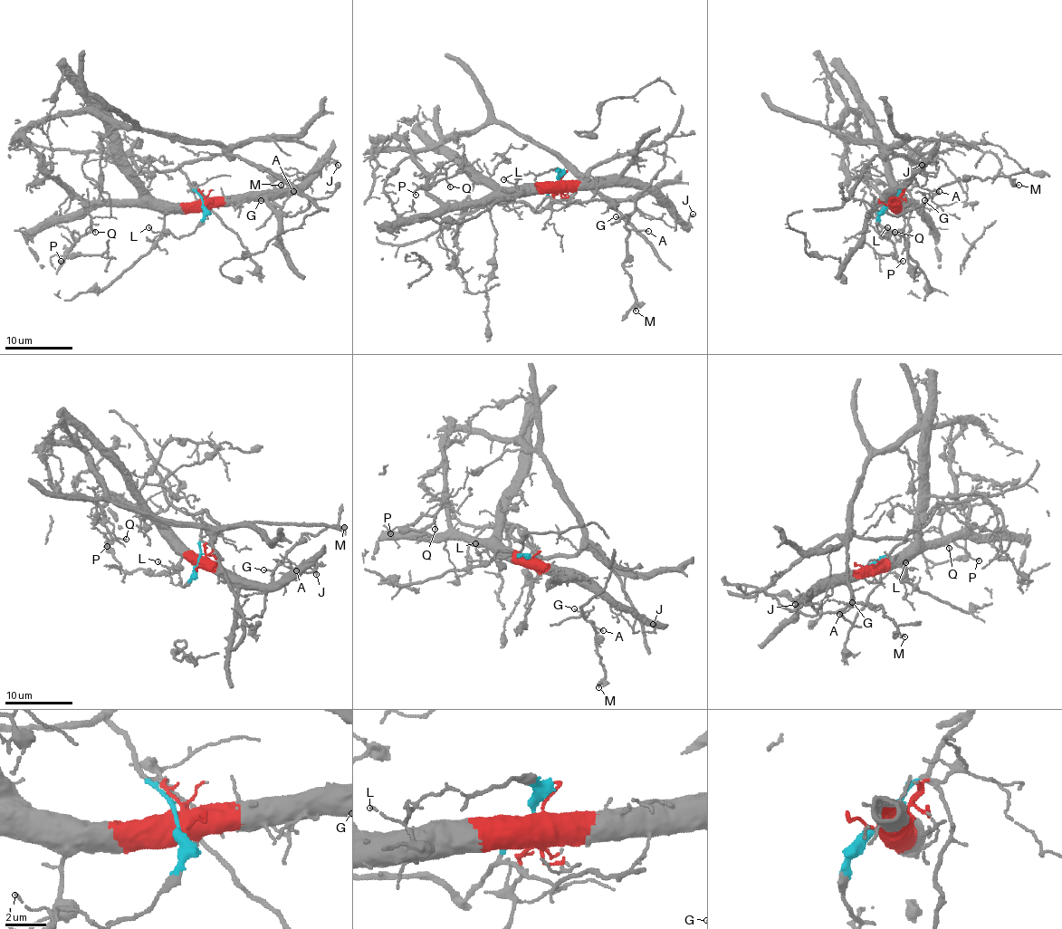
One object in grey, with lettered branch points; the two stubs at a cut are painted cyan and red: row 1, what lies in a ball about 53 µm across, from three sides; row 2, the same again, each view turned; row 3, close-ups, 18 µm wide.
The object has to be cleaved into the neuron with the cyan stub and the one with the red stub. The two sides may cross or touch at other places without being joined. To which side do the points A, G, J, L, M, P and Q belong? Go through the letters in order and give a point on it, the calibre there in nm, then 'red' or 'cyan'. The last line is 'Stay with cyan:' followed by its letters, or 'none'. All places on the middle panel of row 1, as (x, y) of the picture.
A: at (648, 231); 120 nm thick; cyan
G: at (616, 216); 90 nm thick; cyan
J: at (693, 214); 140 nm thick; red
L: at (503, 179); 100 nm thick; red
M: at (636, 311); 170 nm thick; cyan
P: at (416, 195); 120 nm thick; red
Q: at (450, 186); 140 nm thick; red
Stay with cyan: A, G, M

